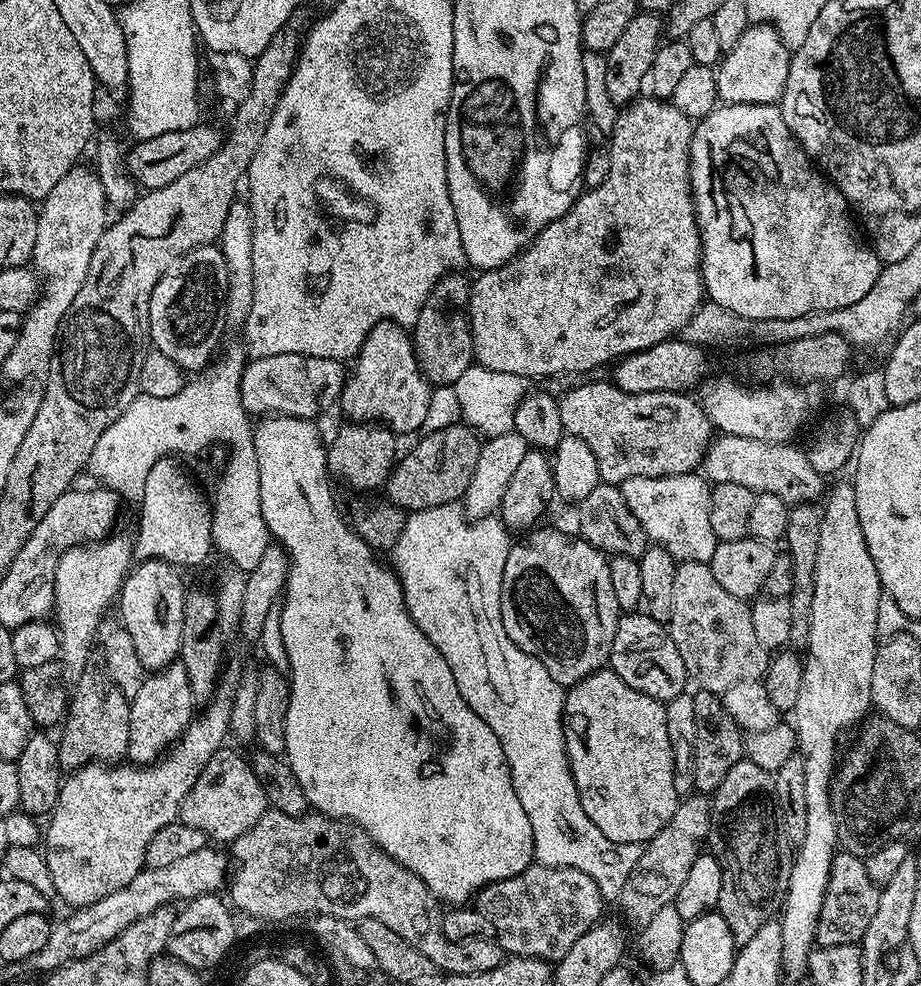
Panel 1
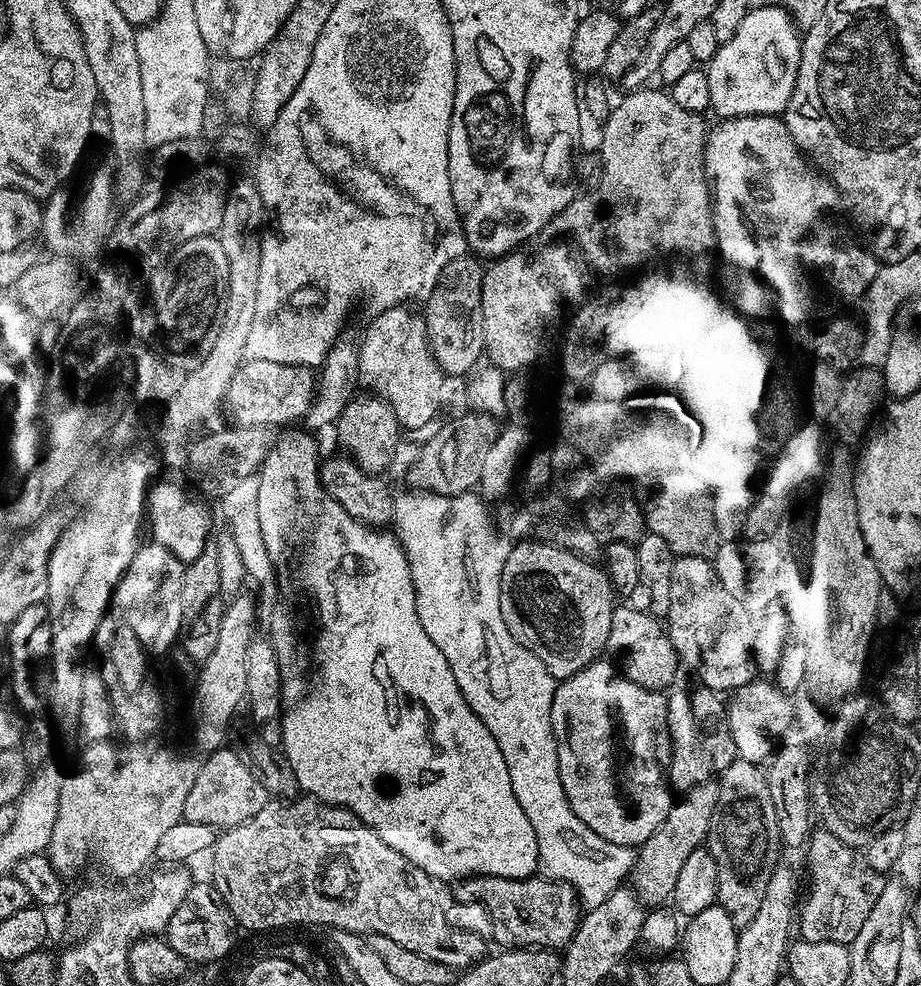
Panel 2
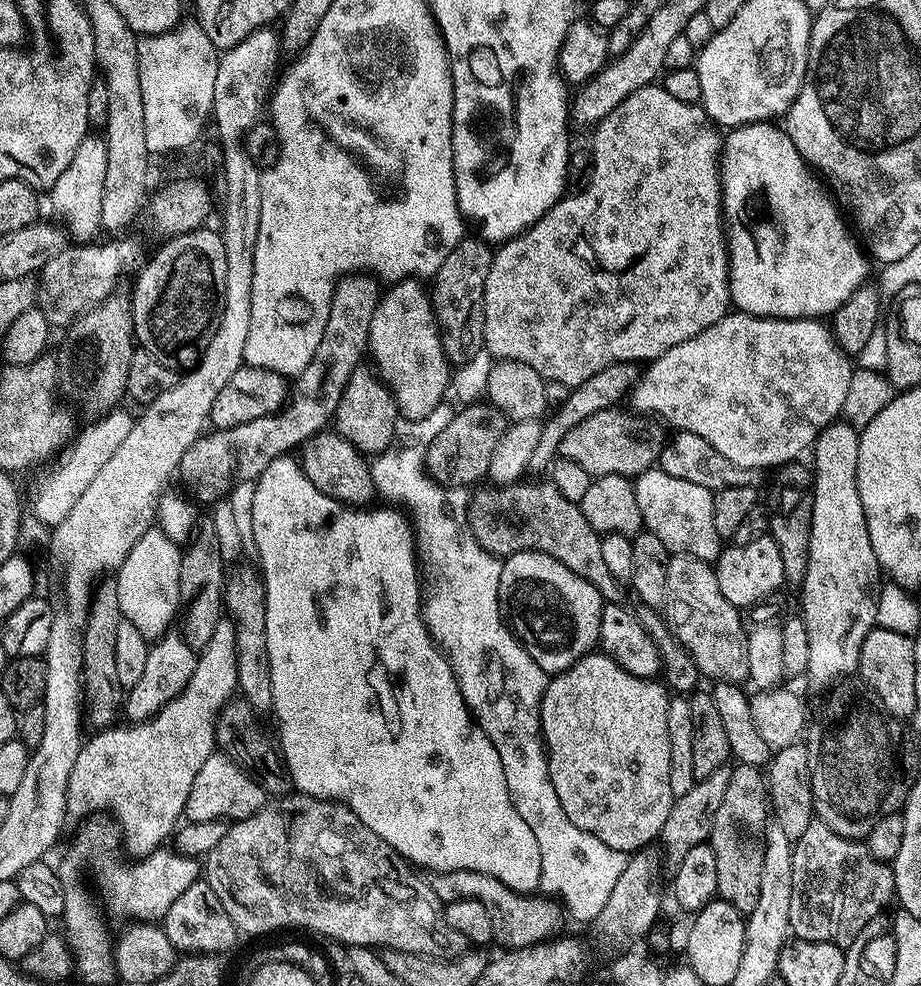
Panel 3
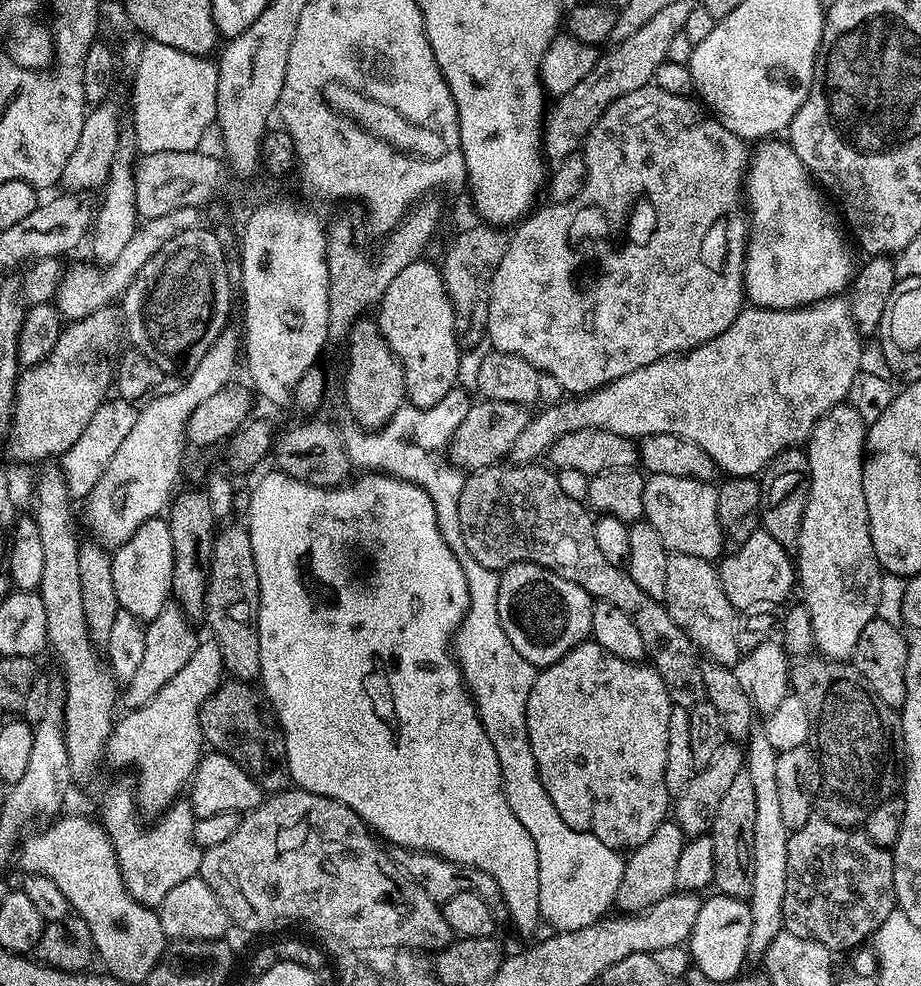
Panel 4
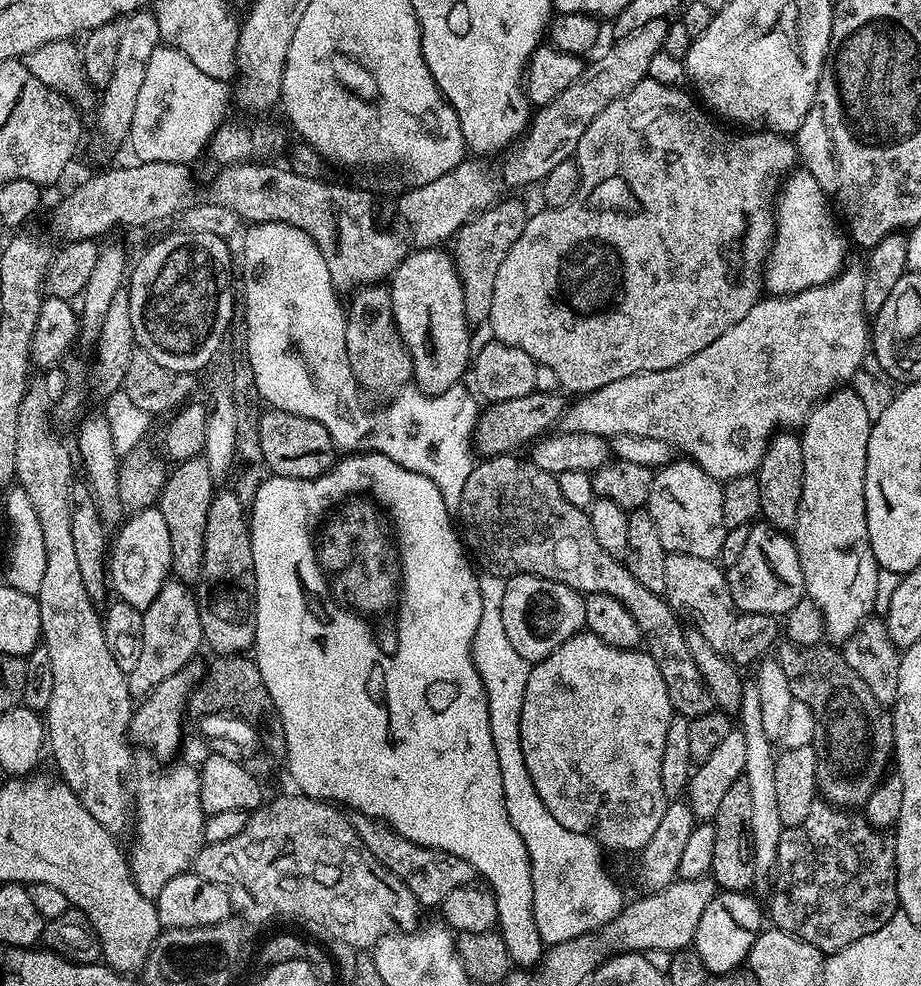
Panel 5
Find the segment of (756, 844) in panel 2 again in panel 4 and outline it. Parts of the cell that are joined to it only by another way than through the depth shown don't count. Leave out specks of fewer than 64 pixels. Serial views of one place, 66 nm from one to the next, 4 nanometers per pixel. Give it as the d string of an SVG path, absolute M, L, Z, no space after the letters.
M747 771L738 774L722 798L716 817L710 825L710 835L714 842L714 888L721 896L733 896L747 900L754 886L752 869L752 843L754 842L754 785Z

